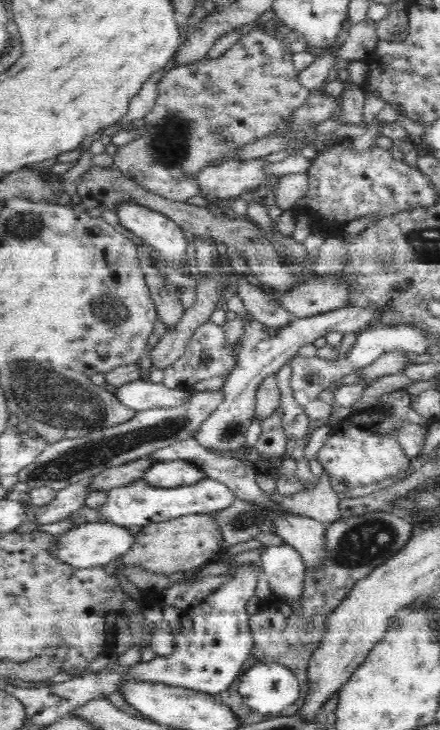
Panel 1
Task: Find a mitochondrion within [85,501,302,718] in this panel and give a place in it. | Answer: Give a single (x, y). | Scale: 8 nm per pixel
(244, 521)

